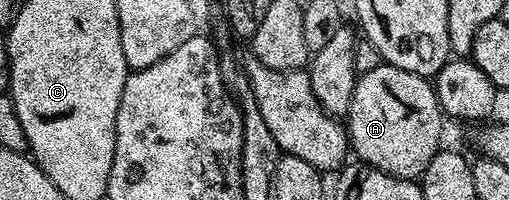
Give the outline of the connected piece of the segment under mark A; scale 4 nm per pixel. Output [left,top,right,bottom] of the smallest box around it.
[346,63,446,179]

